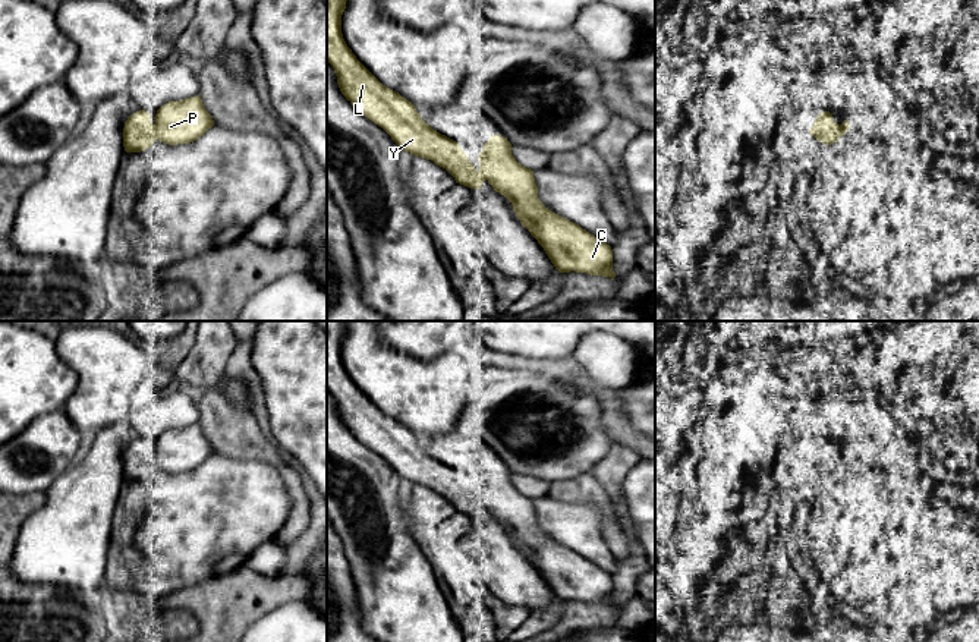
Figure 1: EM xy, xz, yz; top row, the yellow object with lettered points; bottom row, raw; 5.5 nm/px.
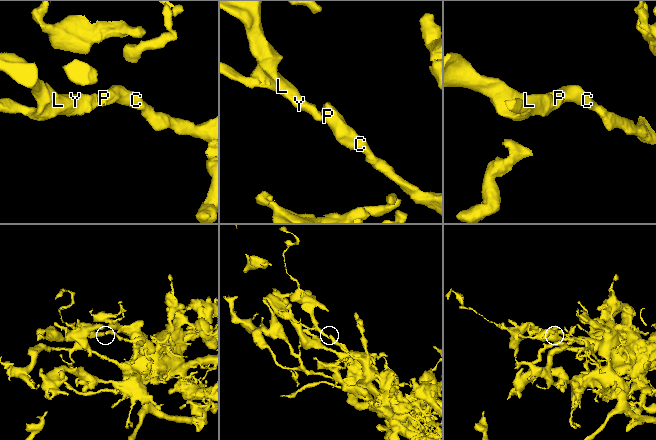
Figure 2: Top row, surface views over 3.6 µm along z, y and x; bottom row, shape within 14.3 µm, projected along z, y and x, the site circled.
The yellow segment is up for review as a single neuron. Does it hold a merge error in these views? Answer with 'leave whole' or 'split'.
leave whole

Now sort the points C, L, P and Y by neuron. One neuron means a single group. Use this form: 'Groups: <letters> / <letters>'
Groups: C L P Y

